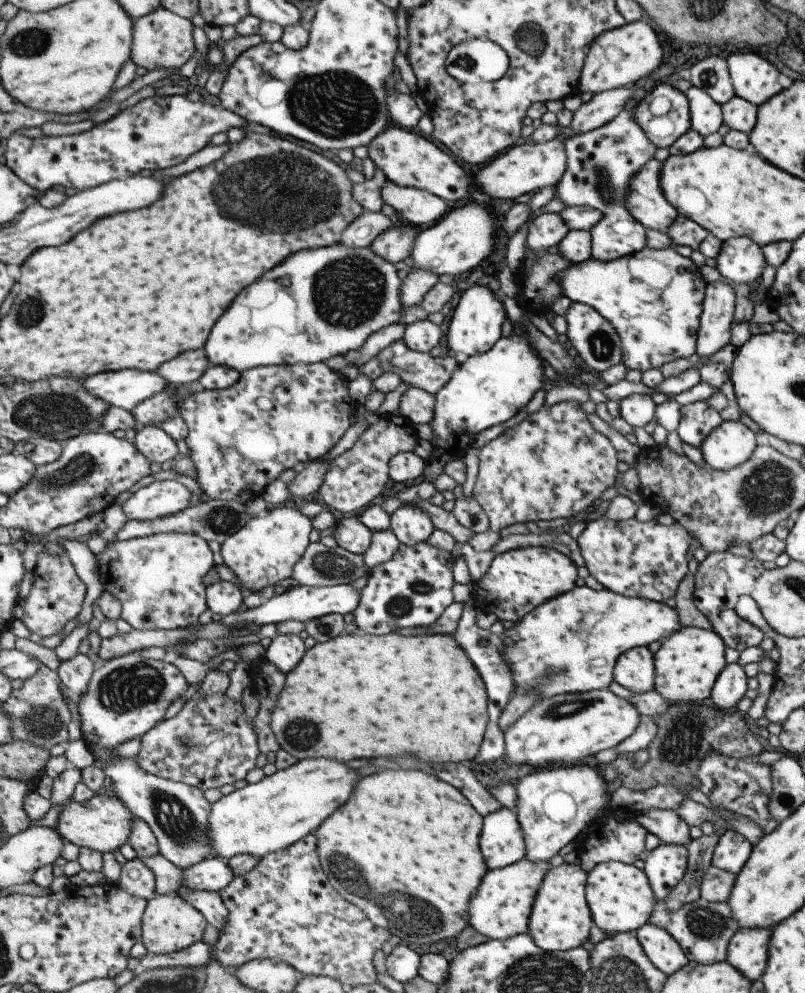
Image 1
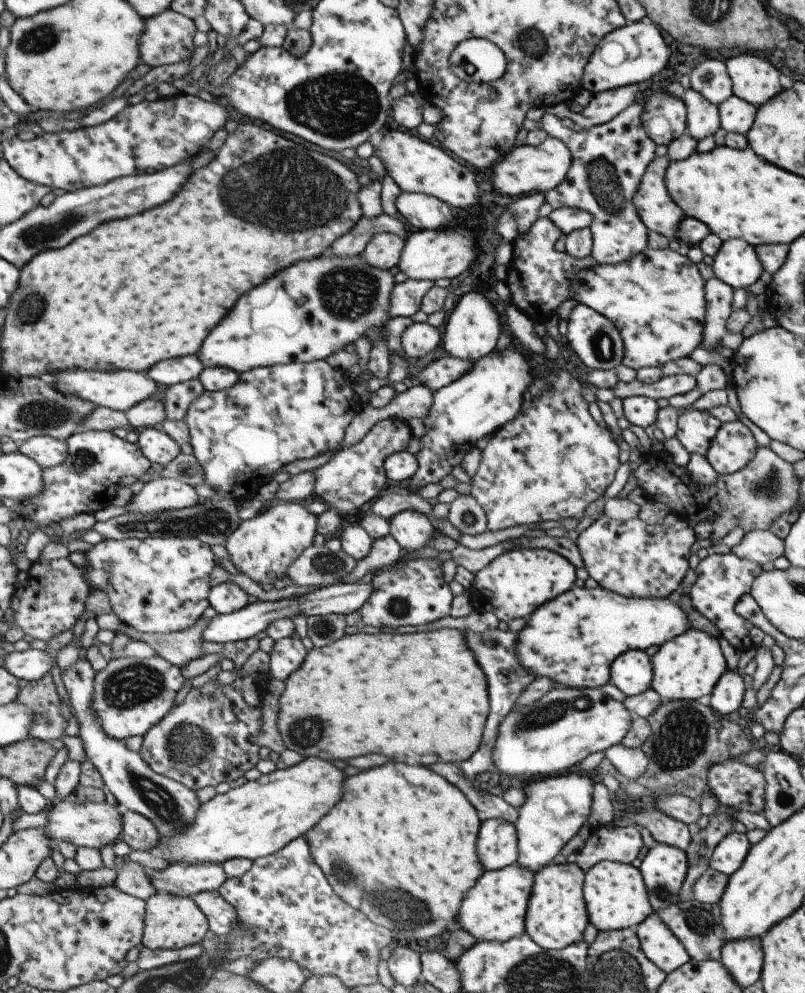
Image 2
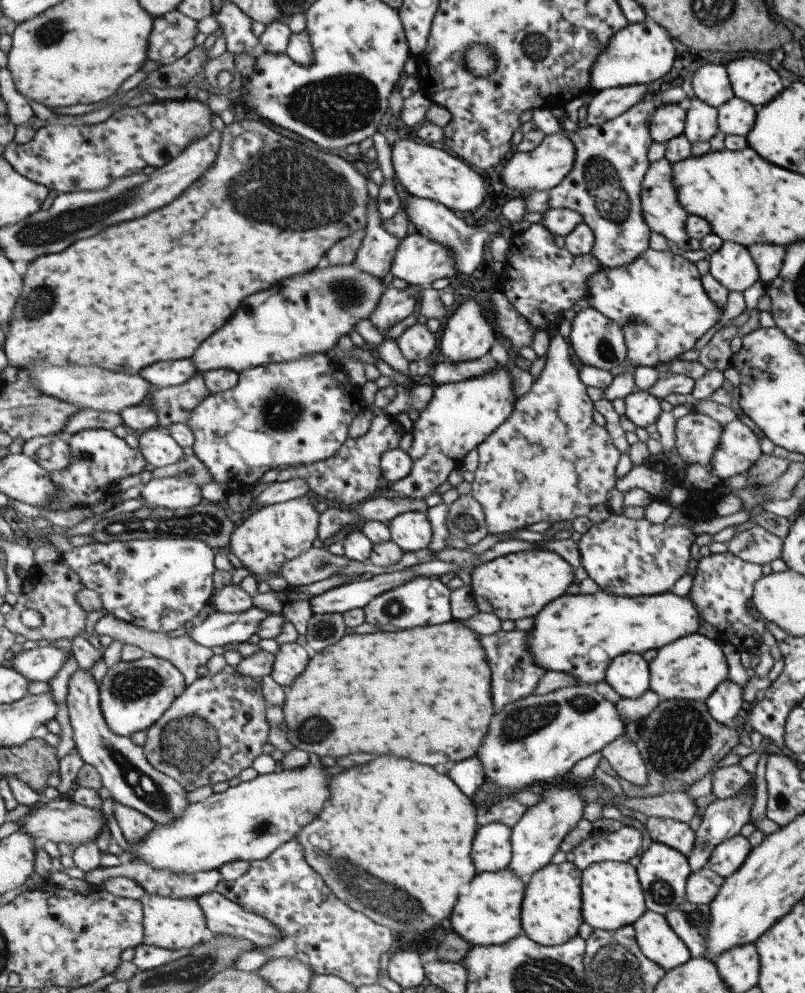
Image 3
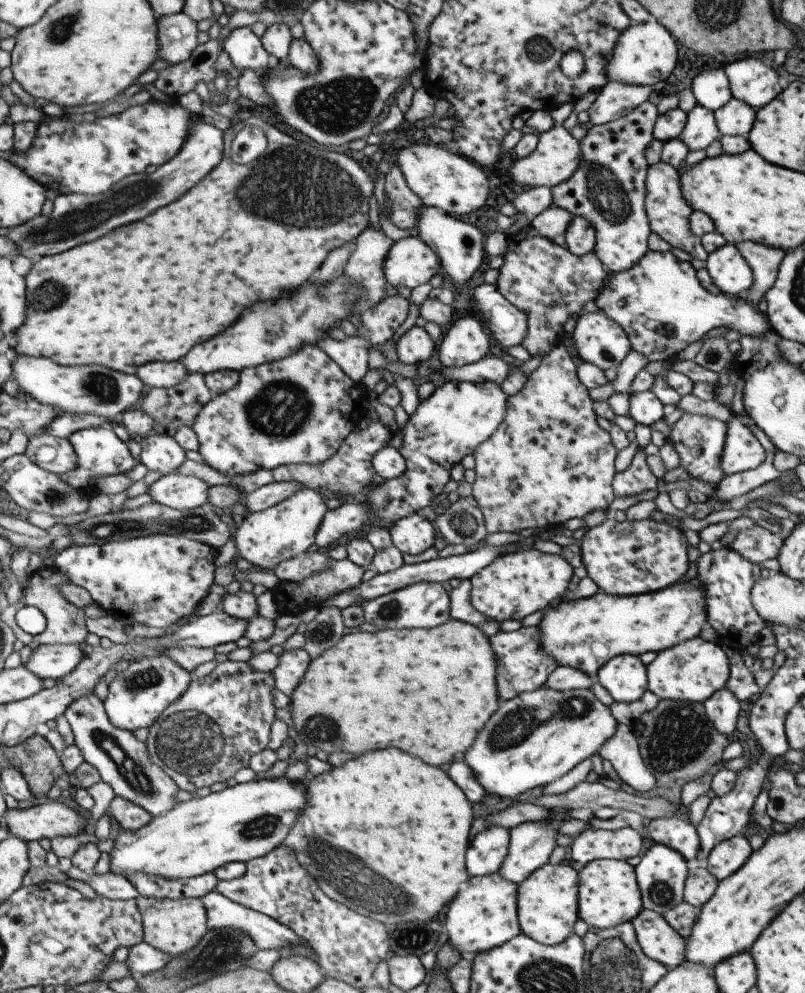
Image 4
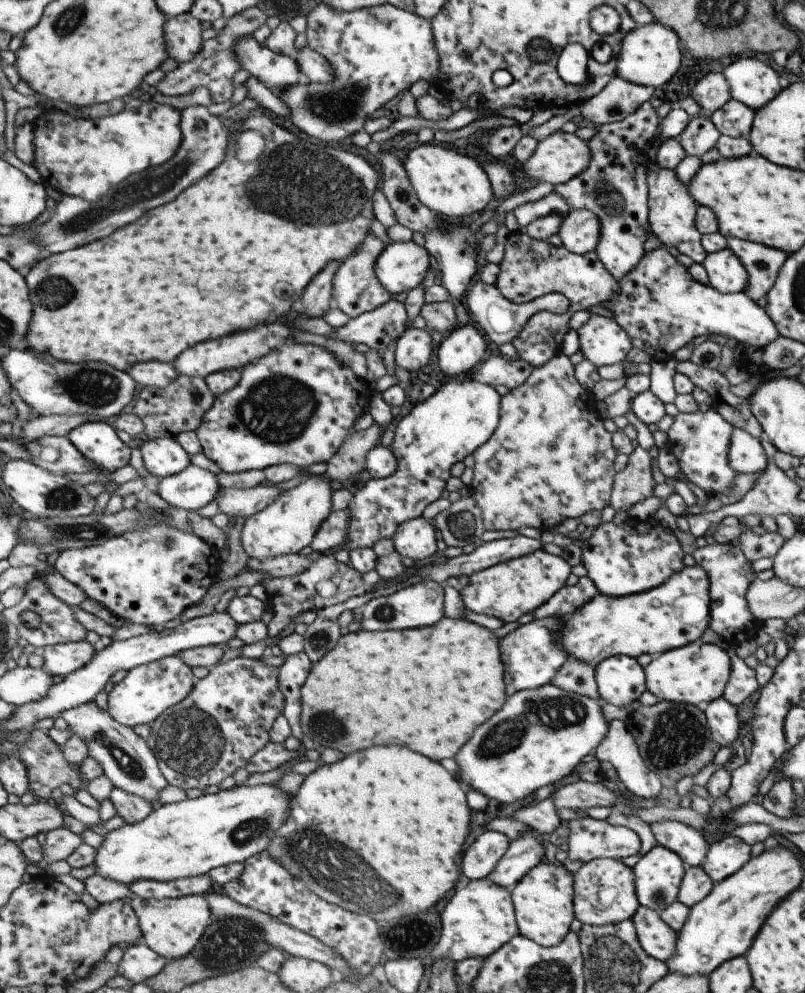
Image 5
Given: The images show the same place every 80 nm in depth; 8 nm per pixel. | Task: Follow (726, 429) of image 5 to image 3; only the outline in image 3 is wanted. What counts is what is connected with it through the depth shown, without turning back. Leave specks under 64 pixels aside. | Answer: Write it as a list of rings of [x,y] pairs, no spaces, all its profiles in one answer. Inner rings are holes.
[[[691,411],[678,418],[674,426],[674,447],[688,466],[697,463],[711,471],[710,458],[722,426],[711,417]]]

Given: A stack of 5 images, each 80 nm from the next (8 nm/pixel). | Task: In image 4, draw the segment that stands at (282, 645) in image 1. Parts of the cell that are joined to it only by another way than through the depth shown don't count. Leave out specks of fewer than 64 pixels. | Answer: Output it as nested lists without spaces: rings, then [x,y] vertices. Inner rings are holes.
[[[307,649],[287,650],[280,654],[279,662],[273,670],[276,688],[292,700],[294,690],[301,684],[311,664]]]

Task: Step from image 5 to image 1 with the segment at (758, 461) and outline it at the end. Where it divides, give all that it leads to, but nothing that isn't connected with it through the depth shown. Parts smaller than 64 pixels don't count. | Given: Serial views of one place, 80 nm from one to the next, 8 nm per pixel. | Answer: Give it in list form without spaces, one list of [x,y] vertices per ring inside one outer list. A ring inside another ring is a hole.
[[[722,421],[705,436],[700,450],[710,468],[725,472],[741,466],[755,448],[755,434],[749,428],[739,421]]]

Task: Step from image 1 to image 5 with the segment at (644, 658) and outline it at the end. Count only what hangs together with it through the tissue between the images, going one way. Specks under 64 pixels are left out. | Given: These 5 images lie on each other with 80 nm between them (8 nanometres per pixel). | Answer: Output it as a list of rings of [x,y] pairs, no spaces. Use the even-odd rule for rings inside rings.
[[[627,655],[603,659],[594,668],[594,679],[599,698],[613,706],[631,704],[646,690],[643,667]]]

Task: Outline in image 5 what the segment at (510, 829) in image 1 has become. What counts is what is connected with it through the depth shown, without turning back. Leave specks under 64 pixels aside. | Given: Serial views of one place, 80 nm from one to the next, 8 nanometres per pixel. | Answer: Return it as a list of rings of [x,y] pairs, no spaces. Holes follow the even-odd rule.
[[[502,832],[481,833],[464,854],[462,869],[465,878],[472,881],[489,877],[510,846],[510,838]]]

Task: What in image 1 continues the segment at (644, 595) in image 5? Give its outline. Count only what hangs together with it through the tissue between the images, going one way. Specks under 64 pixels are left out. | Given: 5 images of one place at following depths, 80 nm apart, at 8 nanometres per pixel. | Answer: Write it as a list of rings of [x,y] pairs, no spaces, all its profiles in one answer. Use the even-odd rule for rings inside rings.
[[[575,586],[575,589],[569,590],[567,593],[561,594],[558,597],[551,598],[550,601],[543,602],[538,608],[531,610],[531,613],[525,614],[519,622],[515,623],[512,628],[504,630],[502,634],[503,640],[505,640],[505,662],[509,662],[511,670],[513,670],[513,676],[517,678],[517,695],[525,694],[525,692],[531,692],[531,688],[535,688],[539,692],[537,700],[543,700],[543,698],[551,698],[555,694],[572,694],[575,692],[590,692],[591,690],[607,689],[609,684],[613,681],[612,671],[615,665],[615,660],[623,654],[624,651],[631,648],[647,647],[651,642],[662,641],[677,632],[681,628],[679,624],[679,618],[674,608],[669,608],[663,602],[656,602],[650,599],[642,597],[625,597],[621,594],[616,594],[606,590],[604,587],[601,590],[591,590],[587,586]]]

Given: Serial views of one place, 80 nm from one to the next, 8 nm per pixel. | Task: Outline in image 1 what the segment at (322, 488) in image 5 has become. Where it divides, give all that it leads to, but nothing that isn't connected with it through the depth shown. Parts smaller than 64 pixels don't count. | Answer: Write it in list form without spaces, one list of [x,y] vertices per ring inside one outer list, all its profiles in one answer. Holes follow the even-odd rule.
[[[298,506],[275,508],[254,517],[247,526],[233,534],[222,545],[220,555],[225,566],[239,579],[241,590],[246,594],[255,594],[256,591],[260,593],[269,586],[292,583],[295,566],[310,548],[309,536],[313,529],[313,518],[302,514]]]

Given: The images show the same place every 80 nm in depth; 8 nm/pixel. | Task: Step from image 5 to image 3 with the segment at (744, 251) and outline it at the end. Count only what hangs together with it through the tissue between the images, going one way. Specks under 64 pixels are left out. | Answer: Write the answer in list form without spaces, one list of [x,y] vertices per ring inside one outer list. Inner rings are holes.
[[[757,243],[749,245],[747,250],[757,267],[759,281],[766,286],[777,276],[786,249],[781,245],[777,246]]]

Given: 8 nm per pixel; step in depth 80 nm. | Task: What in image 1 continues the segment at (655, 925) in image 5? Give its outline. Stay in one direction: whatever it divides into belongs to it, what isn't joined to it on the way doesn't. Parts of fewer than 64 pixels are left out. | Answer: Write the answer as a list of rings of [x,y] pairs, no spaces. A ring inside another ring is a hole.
[[[647,922],[634,933],[645,957],[665,977],[687,964],[687,958],[679,944],[663,928]]]

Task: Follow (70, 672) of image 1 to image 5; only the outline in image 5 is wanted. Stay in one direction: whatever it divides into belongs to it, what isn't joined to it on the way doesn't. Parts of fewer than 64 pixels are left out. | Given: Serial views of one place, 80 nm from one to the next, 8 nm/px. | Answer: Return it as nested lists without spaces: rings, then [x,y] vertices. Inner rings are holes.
[[[95,701],[70,708],[61,715],[67,719],[74,734],[81,735],[88,742],[90,756],[103,767],[104,775],[113,784],[129,794],[148,800],[155,808],[162,804],[162,792],[171,786],[163,774],[158,755],[151,750],[149,743],[131,727],[119,724],[109,711],[103,710]]]

